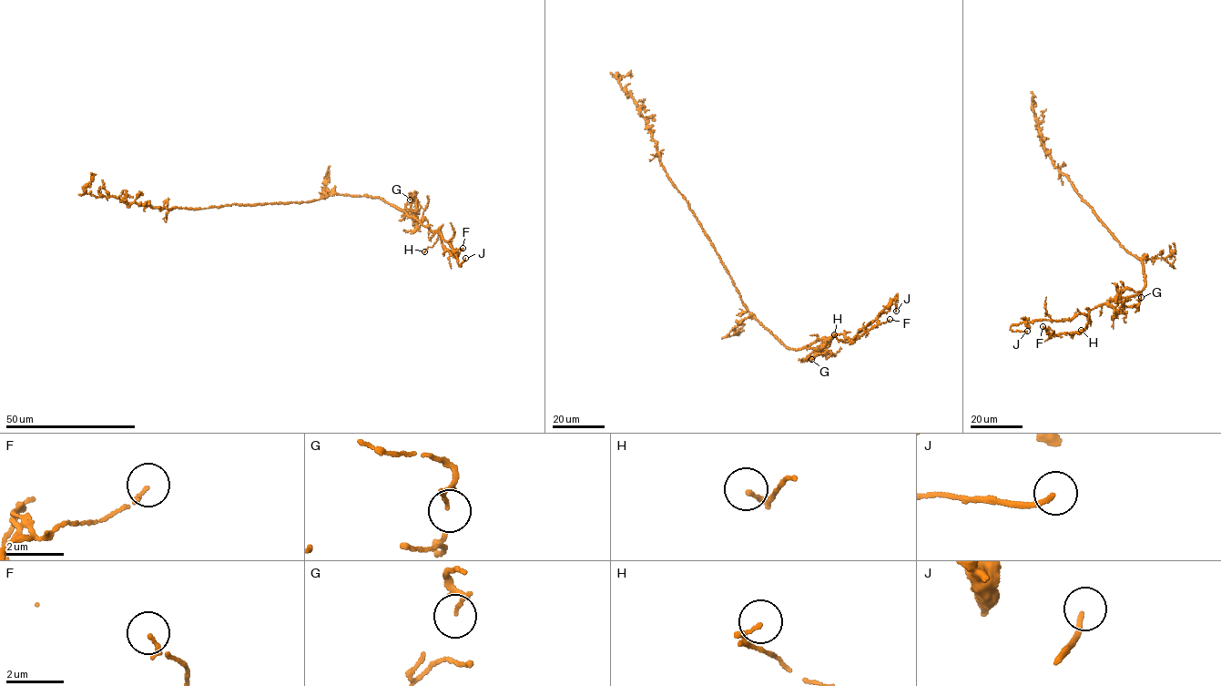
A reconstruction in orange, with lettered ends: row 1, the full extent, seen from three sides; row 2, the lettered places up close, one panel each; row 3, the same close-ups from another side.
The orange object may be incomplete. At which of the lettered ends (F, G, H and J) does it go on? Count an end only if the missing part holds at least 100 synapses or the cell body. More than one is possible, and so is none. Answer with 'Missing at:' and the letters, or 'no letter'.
Missing at: J

